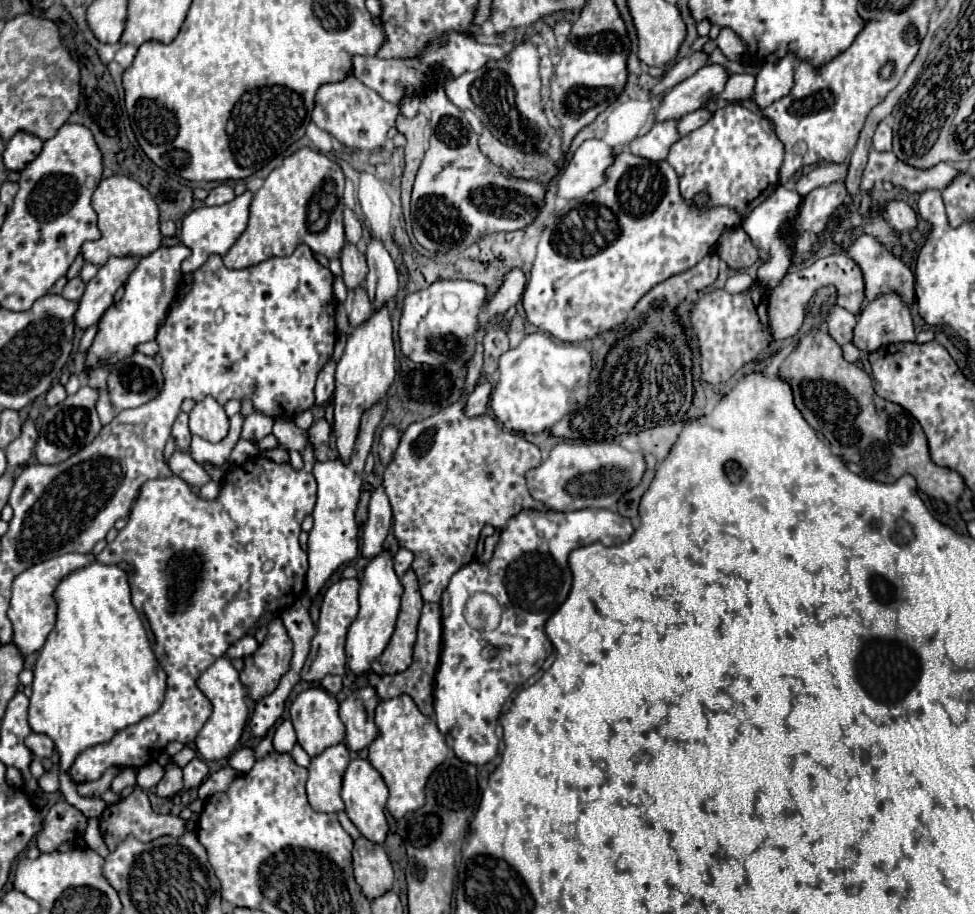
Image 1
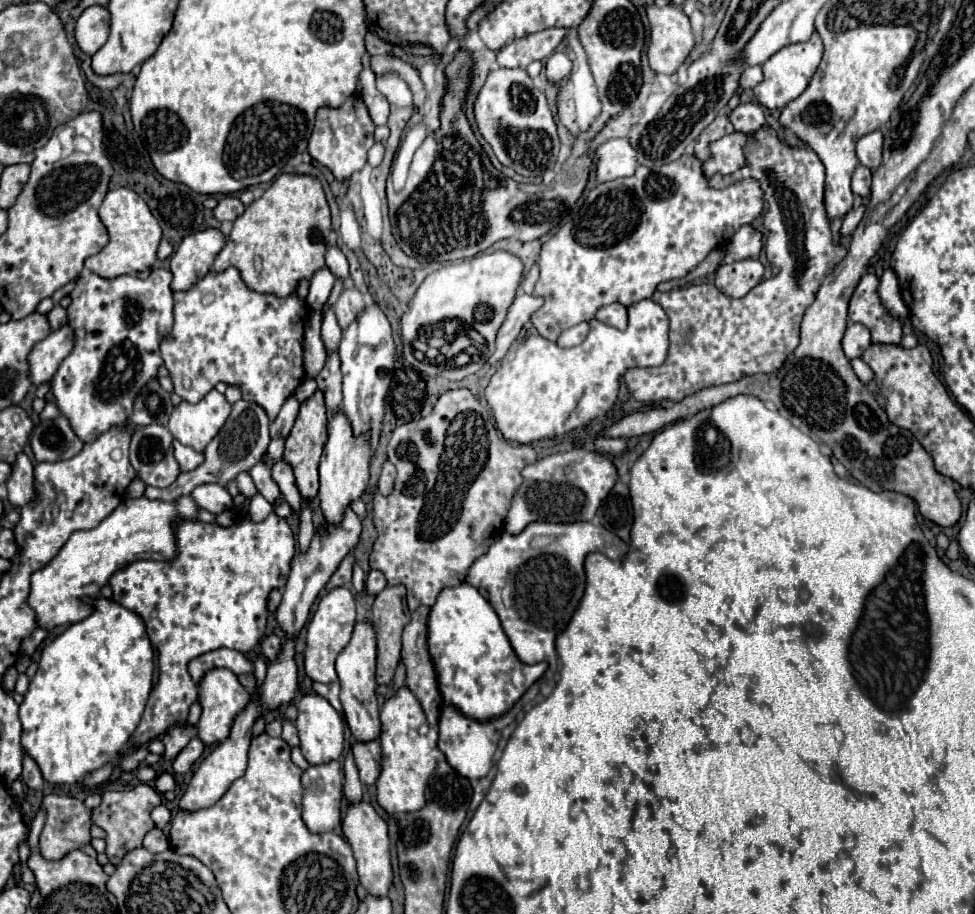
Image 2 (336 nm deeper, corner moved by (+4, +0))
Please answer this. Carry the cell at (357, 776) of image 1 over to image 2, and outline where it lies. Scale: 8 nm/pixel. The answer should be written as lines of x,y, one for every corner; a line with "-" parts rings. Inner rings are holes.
359,802
349,806
345,820
343,820
343,834
353,848
357,860
359,882
367,890
369,896
387,896
389,886
393,882
393,870
389,860
389,838
387,838
387,824
385,820
373,810
371,804

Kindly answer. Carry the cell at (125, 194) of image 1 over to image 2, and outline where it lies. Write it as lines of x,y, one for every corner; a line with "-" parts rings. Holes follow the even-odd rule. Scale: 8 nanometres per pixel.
129,188
109,190
99,208
99,218
109,230
109,244
99,254
85,260
87,270
95,272
101,278
117,278
123,274
135,274
153,268
157,262
157,246
161,242
161,226
141,196

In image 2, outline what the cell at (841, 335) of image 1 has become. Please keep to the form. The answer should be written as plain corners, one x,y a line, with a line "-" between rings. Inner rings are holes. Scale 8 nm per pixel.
863,324
847,326
843,336
843,350
847,358
861,358
869,344
871,344
871,334

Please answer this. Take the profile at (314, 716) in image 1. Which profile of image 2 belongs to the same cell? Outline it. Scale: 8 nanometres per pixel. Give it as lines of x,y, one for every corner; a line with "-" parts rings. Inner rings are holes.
307,694
301,698
297,704
299,716
295,720
295,726
299,730
299,740
301,740
301,752
309,764
325,764
329,760
337,760
343,752
345,746
345,724
343,718
337,714
337,710
321,696
317,694

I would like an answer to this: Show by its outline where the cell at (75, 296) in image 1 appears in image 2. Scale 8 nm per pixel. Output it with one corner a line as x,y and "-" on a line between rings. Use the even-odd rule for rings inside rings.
59,304
47,314
47,320
49,320
49,326
51,330
59,330
61,326
67,324
67,310
63,310

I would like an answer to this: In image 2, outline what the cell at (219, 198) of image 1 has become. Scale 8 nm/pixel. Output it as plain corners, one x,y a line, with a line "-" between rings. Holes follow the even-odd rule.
225,196
225,198
217,204
217,208
213,210
213,214
215,214
215,218
217,218
219,222
225,222
225,220
233,222
235,218
239,218
239,216
243,214
243,210
245,210
245,206
241,204
241,200
239,200
237,196

